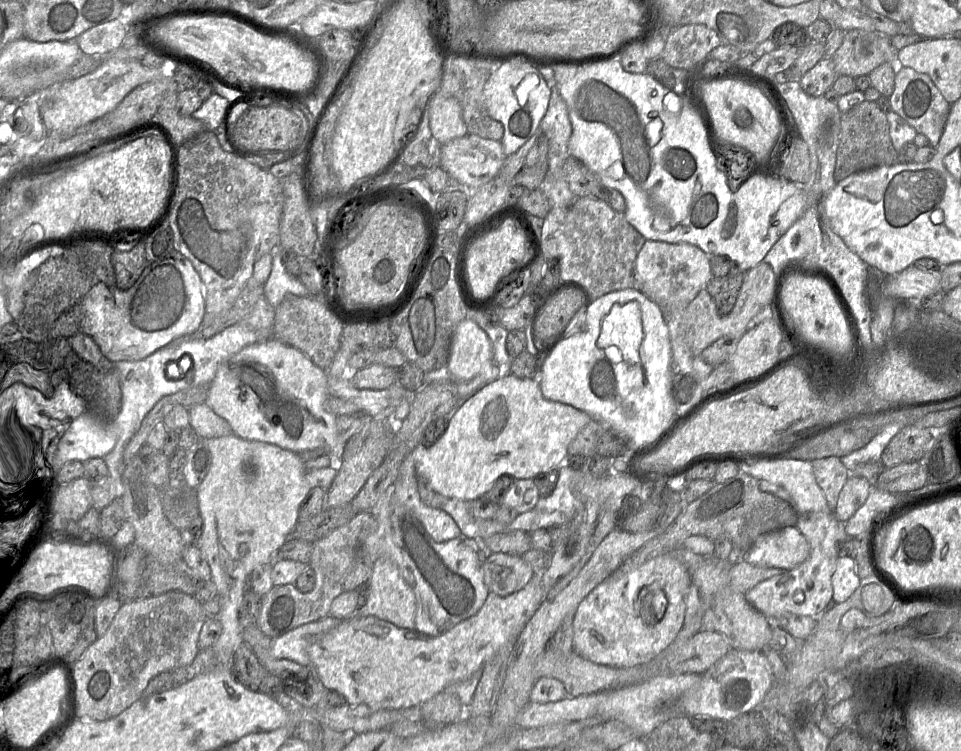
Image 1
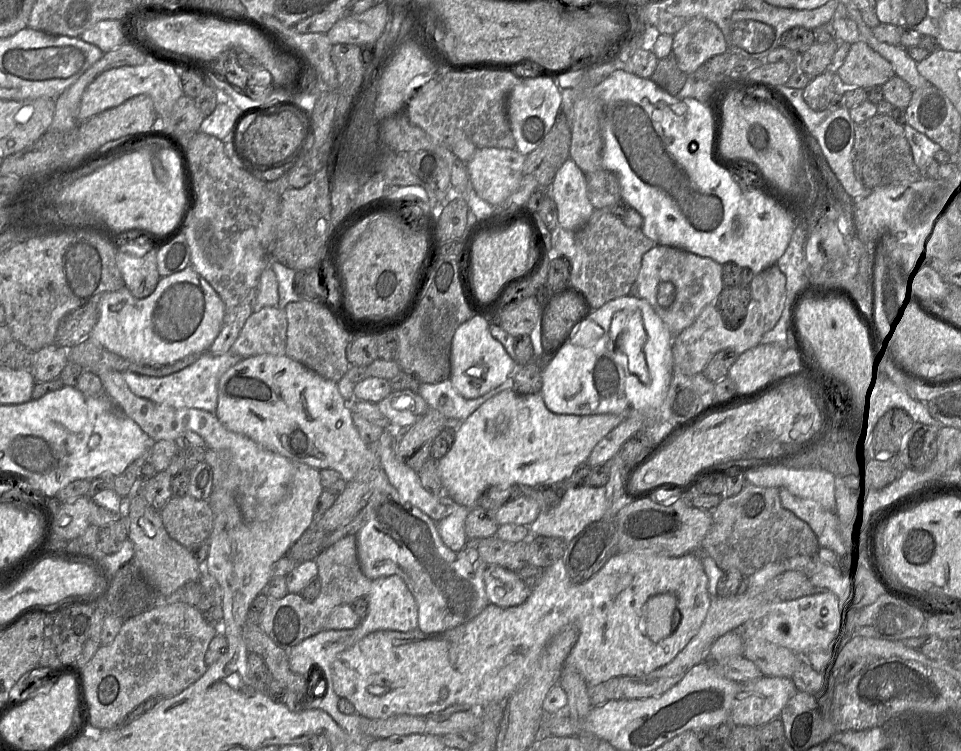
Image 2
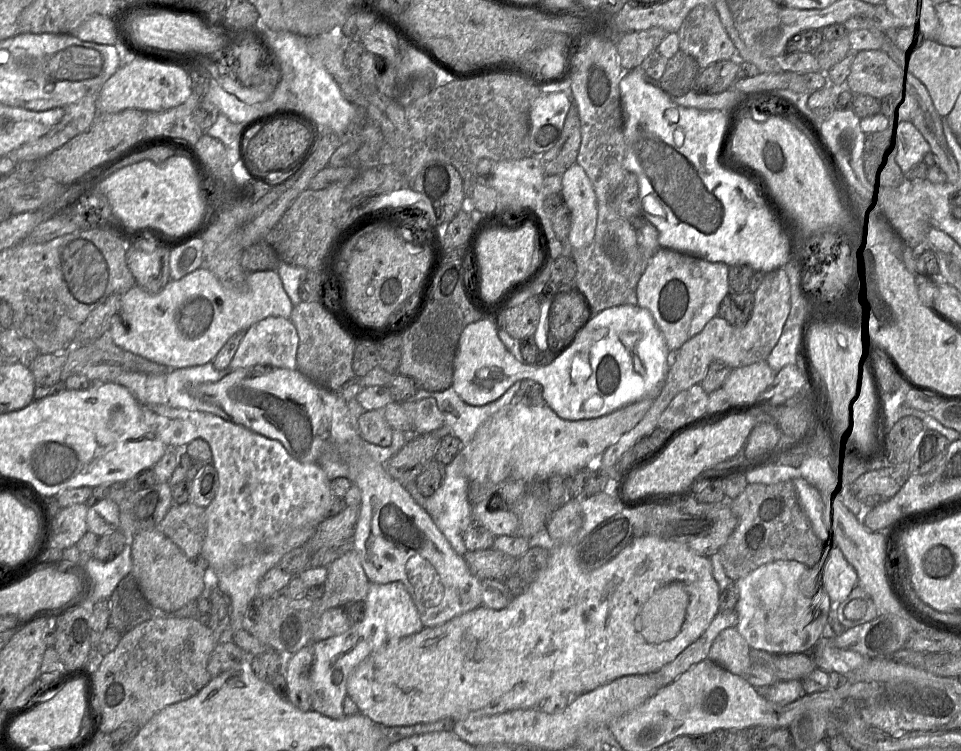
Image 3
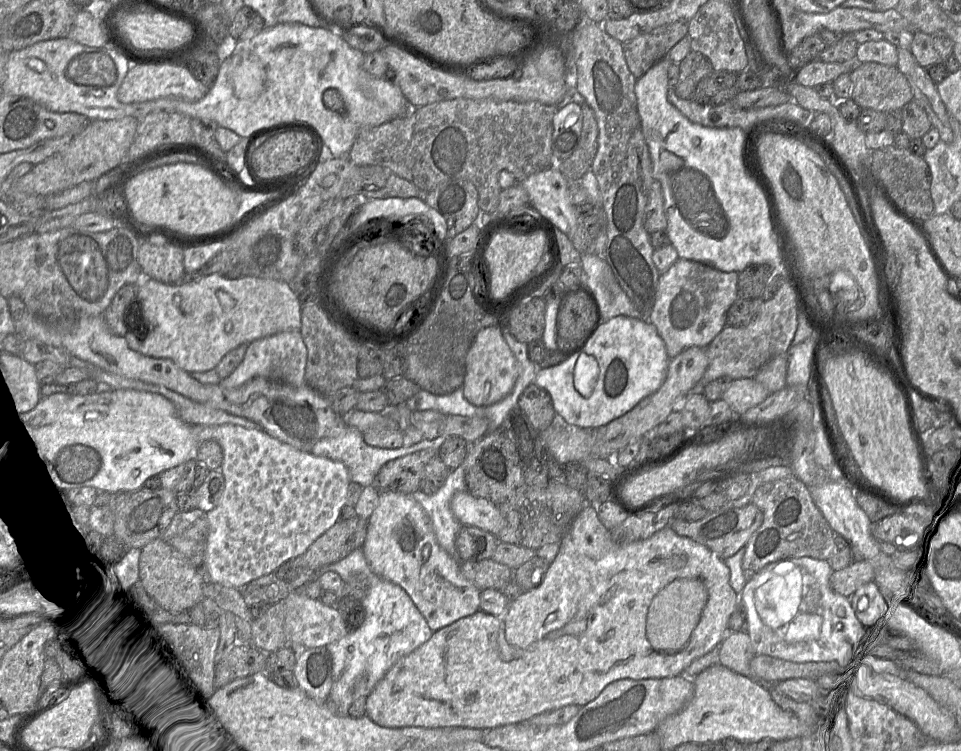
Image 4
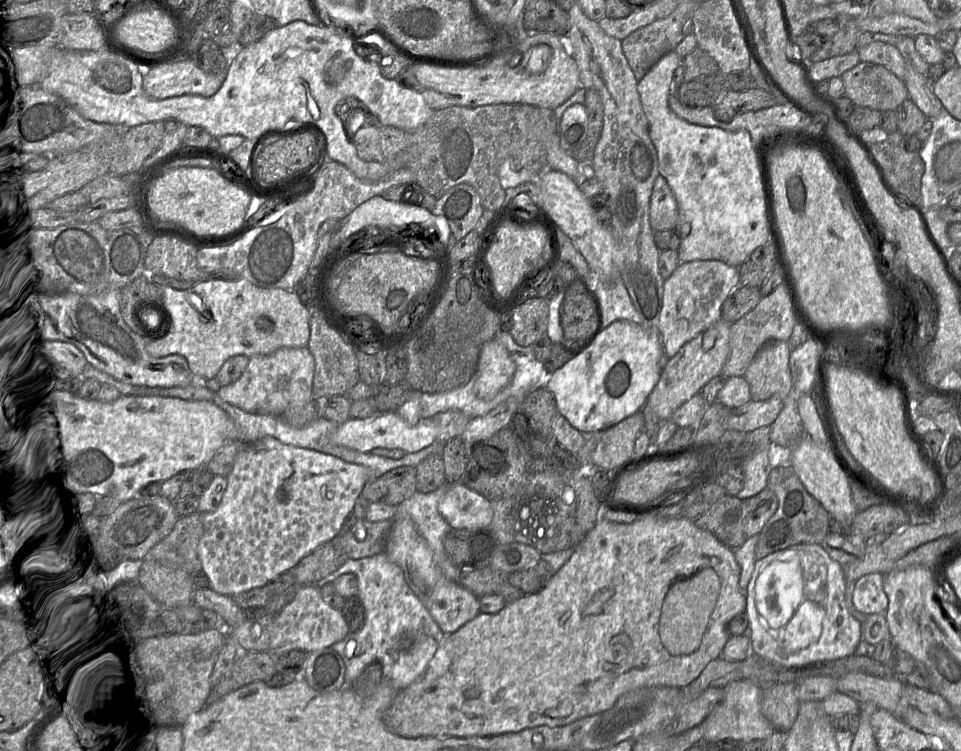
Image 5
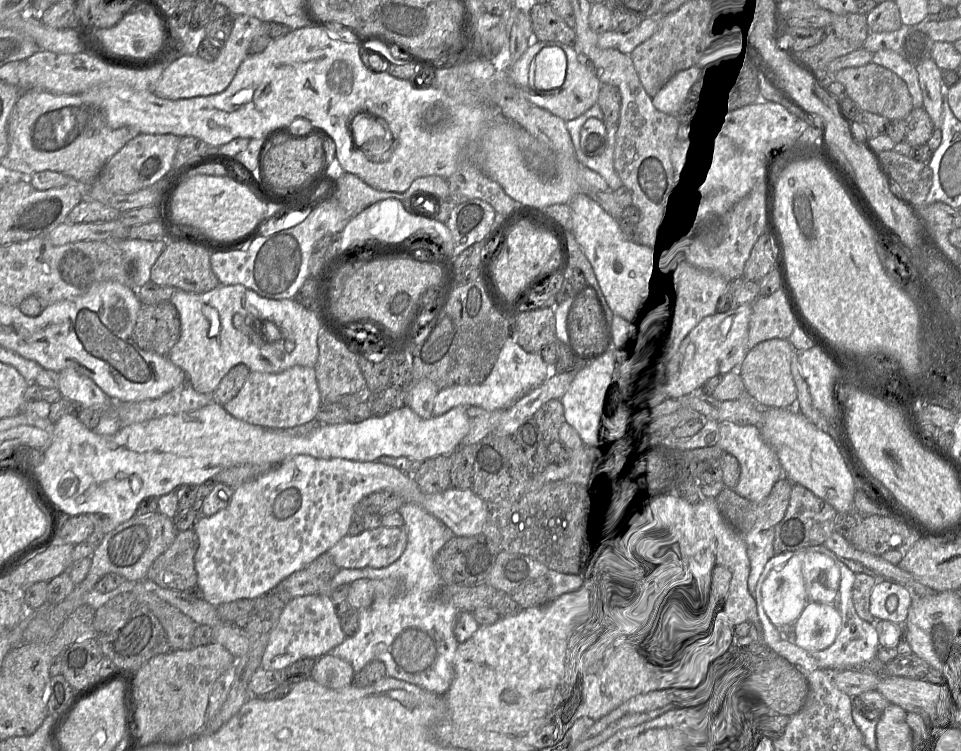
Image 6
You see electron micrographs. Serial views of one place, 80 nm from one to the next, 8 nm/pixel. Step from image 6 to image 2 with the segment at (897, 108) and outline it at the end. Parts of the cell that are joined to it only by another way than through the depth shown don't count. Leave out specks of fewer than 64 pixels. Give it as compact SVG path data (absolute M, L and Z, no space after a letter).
M862 40L850 44L848 54L836 74L843 87L865 90L881 88L895 76L891 64Z

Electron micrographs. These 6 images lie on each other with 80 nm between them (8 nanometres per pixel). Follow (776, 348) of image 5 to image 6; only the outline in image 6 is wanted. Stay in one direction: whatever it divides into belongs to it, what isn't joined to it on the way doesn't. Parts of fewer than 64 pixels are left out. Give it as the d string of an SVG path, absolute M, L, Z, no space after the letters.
M788 339L764 341L753 348L743 362L742 384L747 396L757 405L770 409L785 409L797 400L797 391L792 377L791 360L793 345Z

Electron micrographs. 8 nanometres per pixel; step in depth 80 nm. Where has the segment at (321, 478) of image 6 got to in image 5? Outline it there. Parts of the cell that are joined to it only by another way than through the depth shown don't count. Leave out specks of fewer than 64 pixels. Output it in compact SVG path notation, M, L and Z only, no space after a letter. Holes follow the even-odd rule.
M264 437L251 443L241 443L232 470L225 478L227 486L219 506L214 511L202 515L202 535L197 545L196 555L198 589L206 588L217 595L232 598L252 589L266 586L281 574L292 570L319 545L336 539L342 532L345 521L352 514L359 497L362 498L361 493L366 483L371 479L371 472L364 466L345 462L332 455L284 444L273 437ZM462 482L449 483L438 510L452 530L488 529L494 514L492 501Z

